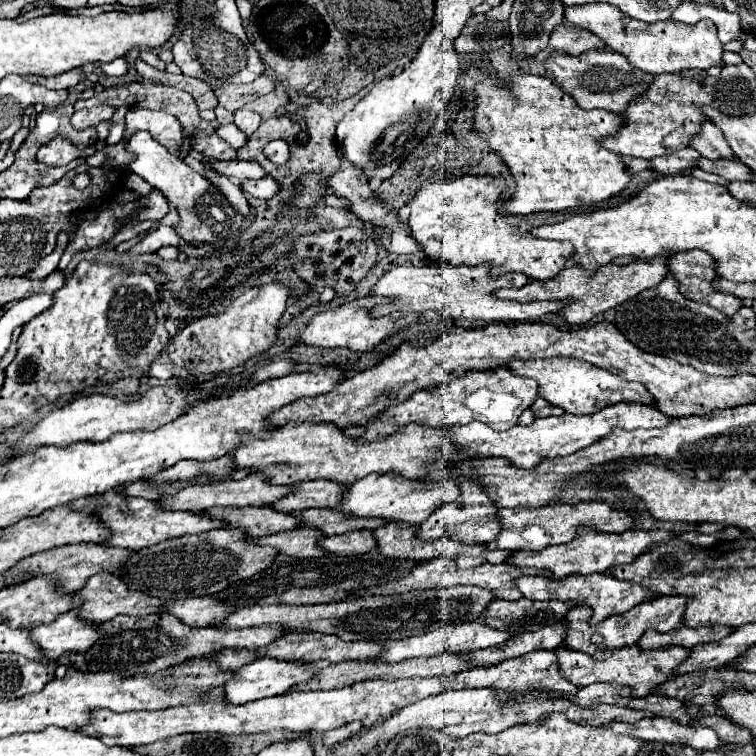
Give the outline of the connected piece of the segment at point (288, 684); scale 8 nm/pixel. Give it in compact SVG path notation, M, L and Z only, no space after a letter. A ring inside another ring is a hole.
M258 659L254 663L248 663L244 667L240 667L240 671L234 673L232 681L226 683L226 699L232 705L242 705L242 703L250 703L250 701L258 701L258 699L266 699L266 697L274 697L274 695L282 695L288 689L296 687L298 683L306 683L310 681L316 671L310 671L312 665L308 663L298 663L298 661L282 661L282 659Z

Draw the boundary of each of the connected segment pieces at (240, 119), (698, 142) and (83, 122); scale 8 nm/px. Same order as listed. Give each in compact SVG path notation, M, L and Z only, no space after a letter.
M238 109L236 113L234 113L234 123L236 123L236 127L240 129L240 131L244 131L246 135L252 135L256 129L258 129L258 125L260 125L260 115L258 113L254 113L254 111L246 111L246 109Z
M706 121L702 127L702 133L696 135L696 139L692 139L692 147L706 159L718 161L718 159L734 159L734 153L730 149L730 145L726 143L722 131L712 123Z
M100 105L100 107L92 107L92 109L80 109L72 115L72 127L82 131L82 129L88 129L88 127L96 127L98 123L102 121L108 121L112 115L114 115L116 109L112 107L106 107L106 105Z

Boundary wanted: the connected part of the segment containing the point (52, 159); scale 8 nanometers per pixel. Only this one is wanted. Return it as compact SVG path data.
M56 137L52 143L40 147L38 151L38 161L46 163L46 165L68 165L72 159L84 155L92 155L95 153L95 145L88 146L88 149L80 151L76 145L72 145L68 139L64 137Z

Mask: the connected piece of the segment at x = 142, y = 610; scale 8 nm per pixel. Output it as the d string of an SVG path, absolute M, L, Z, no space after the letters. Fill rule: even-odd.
M100 573L88 579L86 587L78 591L78 597L82 599L82 619L94 621L94 623L106 623L114 619L116 615L152 615L162 613L162 601L158 597L150 597L140 591L130 591L116 575L112 573Z

